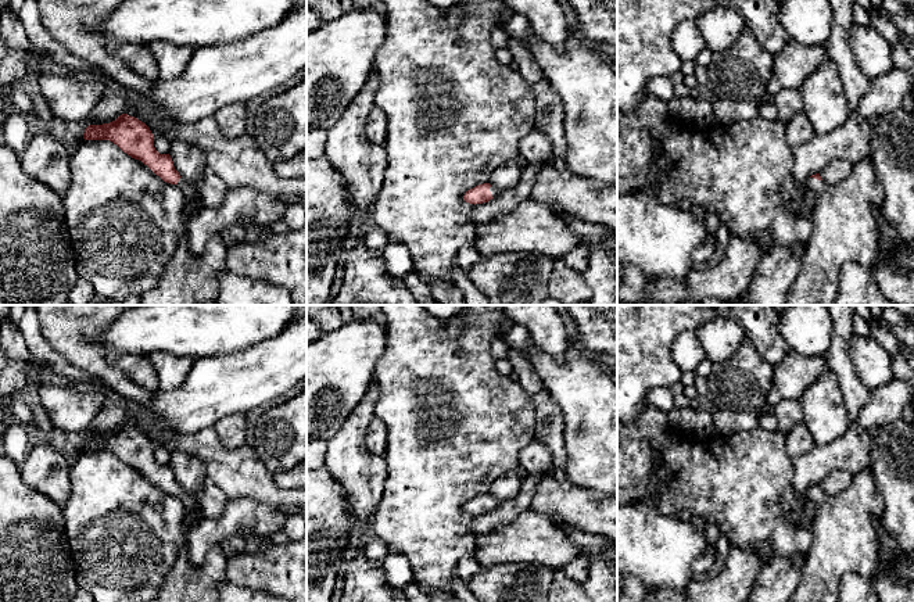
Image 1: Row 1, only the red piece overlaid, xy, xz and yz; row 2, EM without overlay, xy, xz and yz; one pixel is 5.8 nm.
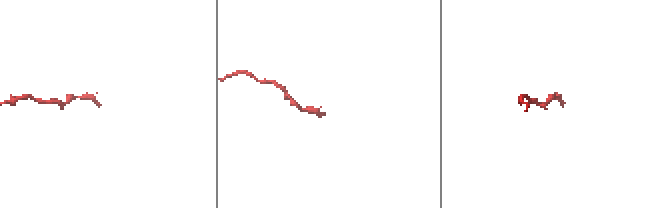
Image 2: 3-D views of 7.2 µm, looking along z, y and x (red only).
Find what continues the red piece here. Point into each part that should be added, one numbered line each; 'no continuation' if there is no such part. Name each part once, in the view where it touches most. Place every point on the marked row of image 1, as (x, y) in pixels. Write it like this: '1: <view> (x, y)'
1: yz (845, 230)

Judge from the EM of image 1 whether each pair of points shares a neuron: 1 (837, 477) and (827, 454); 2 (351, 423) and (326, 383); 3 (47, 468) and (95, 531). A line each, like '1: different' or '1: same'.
1: different
2: different
3: different

